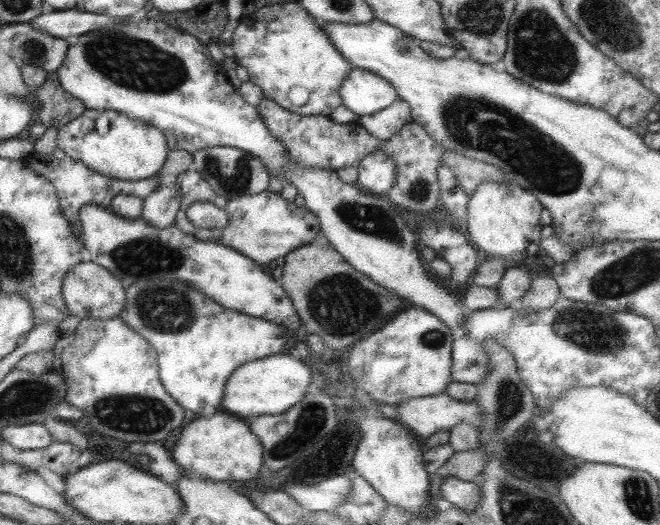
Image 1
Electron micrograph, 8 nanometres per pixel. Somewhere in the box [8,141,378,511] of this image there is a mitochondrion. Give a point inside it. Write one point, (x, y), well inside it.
(165, 309)

